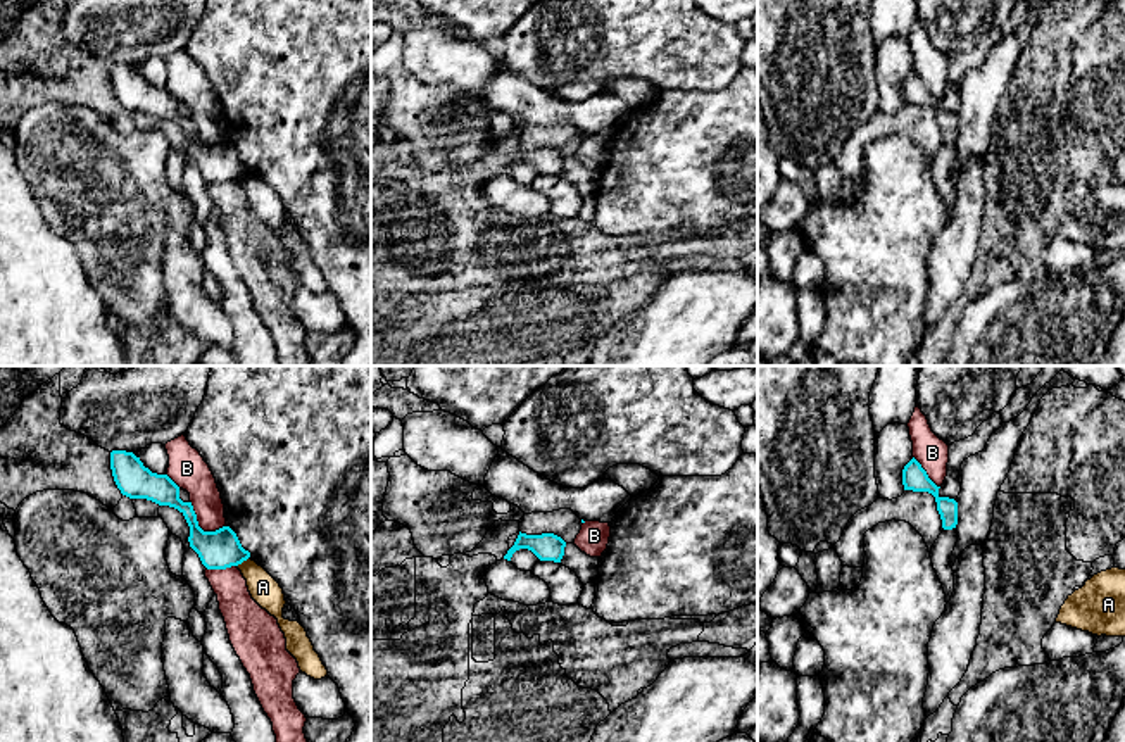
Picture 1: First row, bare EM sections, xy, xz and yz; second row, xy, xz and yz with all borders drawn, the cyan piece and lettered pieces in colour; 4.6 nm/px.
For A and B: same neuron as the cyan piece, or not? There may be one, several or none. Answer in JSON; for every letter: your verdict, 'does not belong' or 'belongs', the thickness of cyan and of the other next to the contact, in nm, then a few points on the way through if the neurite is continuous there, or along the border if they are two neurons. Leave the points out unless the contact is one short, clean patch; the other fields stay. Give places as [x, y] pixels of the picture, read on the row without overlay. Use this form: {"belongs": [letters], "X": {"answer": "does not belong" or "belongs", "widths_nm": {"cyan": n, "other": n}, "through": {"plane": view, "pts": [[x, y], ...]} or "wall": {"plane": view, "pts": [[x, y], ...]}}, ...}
{"belongs": [], "A": {"answer": "does not belong", "widths_nm": {"cyan": 180, "other": 140}, "wall": {"plane": "xy", "pts": [[247, 171], [237, 180]]}}, "B": {"answer": "does not belong", "widths_nm": {"cyan": 180, "other": 160}}}

